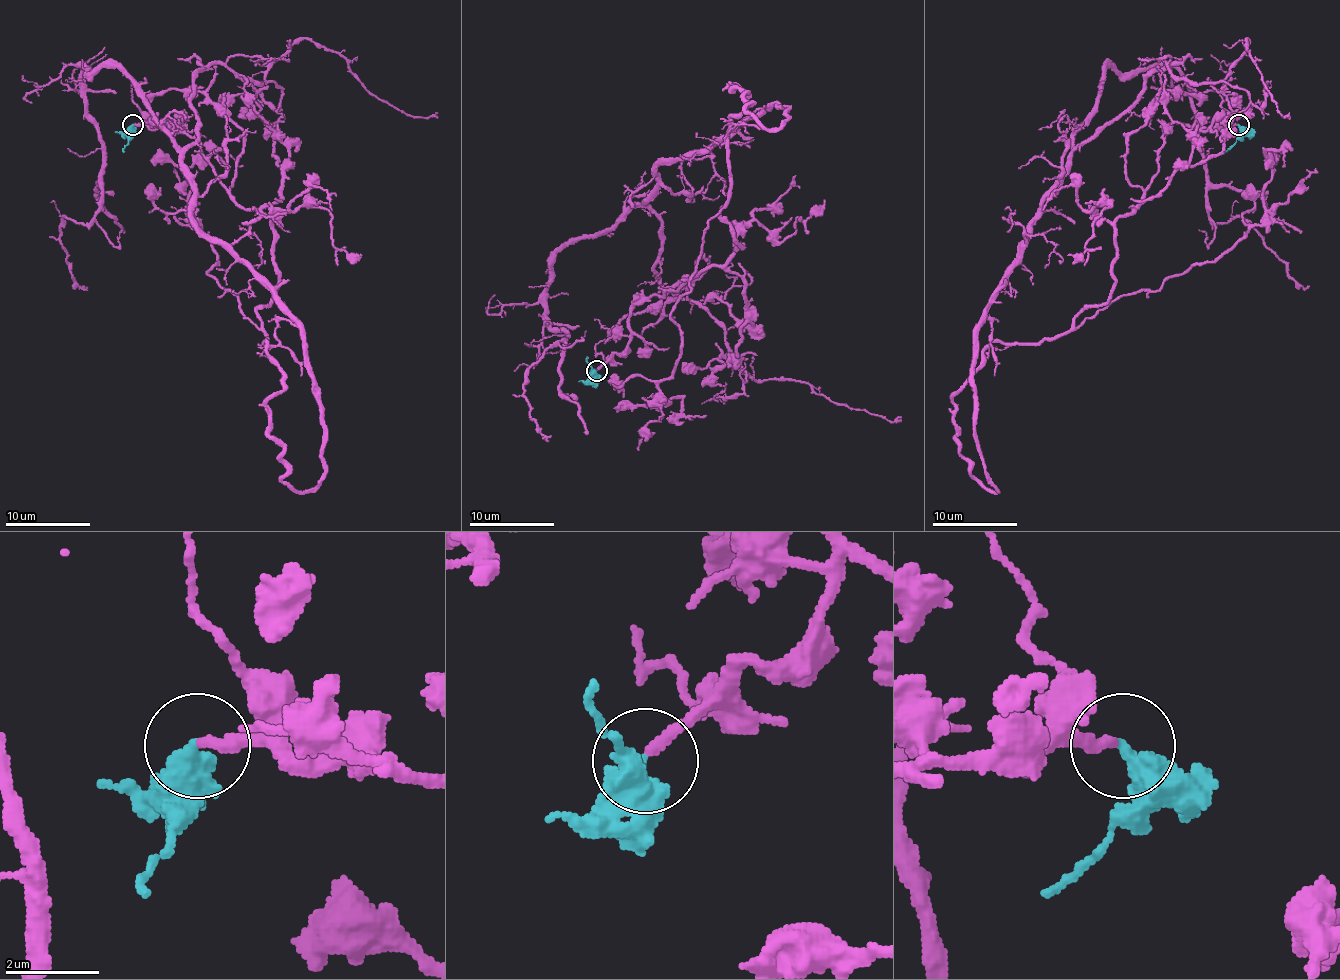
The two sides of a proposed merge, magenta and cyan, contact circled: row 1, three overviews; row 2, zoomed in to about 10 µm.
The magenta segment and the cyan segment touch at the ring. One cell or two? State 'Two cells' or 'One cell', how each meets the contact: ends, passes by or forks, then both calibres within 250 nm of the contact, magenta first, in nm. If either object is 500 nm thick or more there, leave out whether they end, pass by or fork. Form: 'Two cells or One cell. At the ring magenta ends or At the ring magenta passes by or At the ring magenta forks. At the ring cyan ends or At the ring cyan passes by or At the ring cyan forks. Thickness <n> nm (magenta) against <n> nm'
One cell. Thickness 240 nm (magenta) against 500 nm

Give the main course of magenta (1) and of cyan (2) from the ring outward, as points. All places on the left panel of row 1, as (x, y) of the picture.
1: (133, 125), (192, 136), (241, 206), (281, 195), (273, 81), (207, 64), (180, 147), (83, 66), (85, 286)
2: (133, 125), (123, 151)

